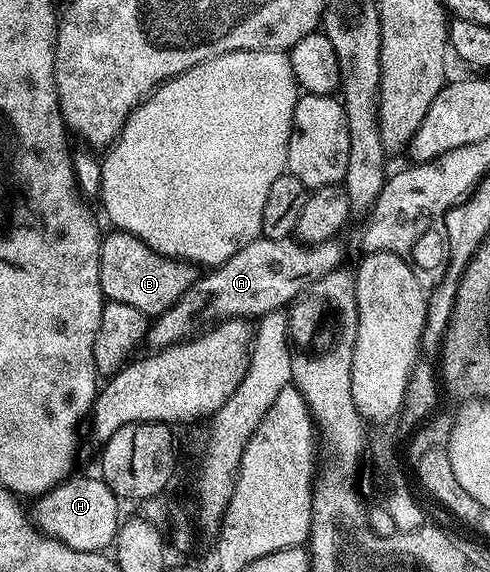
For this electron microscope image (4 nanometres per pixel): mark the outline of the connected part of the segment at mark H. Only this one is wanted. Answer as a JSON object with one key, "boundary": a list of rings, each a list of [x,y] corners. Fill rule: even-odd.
{"boundary":[[[78,475],[65,479],[39,496],[30,508],[30,519],[45,535],[65,543],[70,549],[107,552],[115,544],[122,524],[121,500],[104,484],[103,479]]]}

